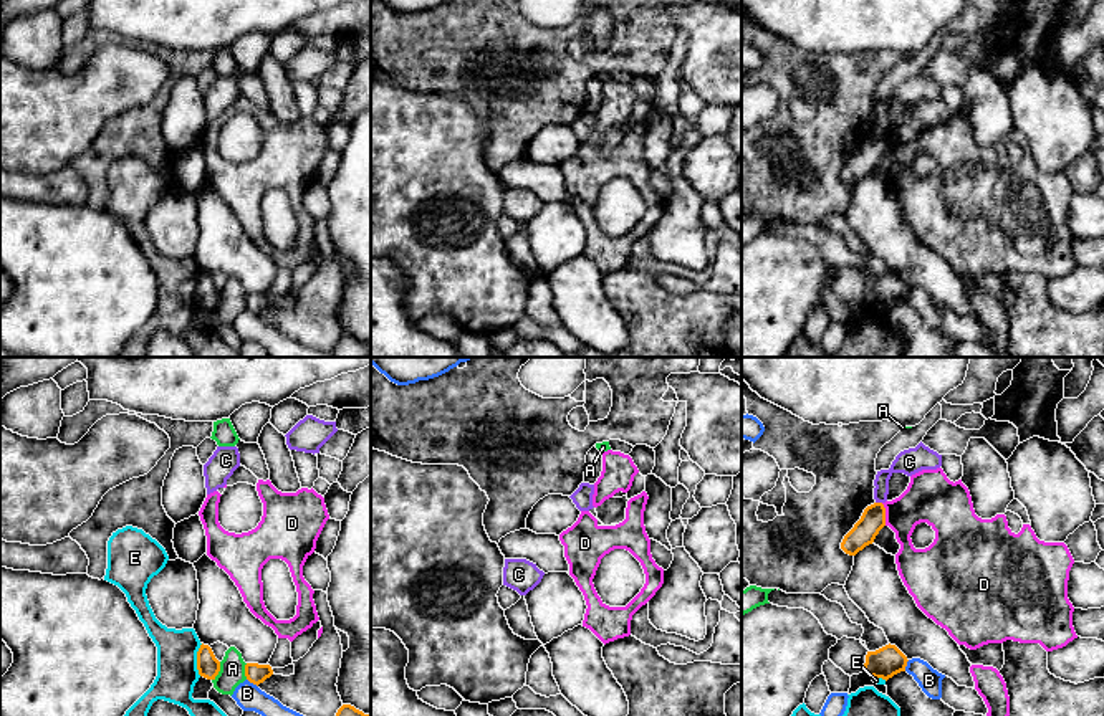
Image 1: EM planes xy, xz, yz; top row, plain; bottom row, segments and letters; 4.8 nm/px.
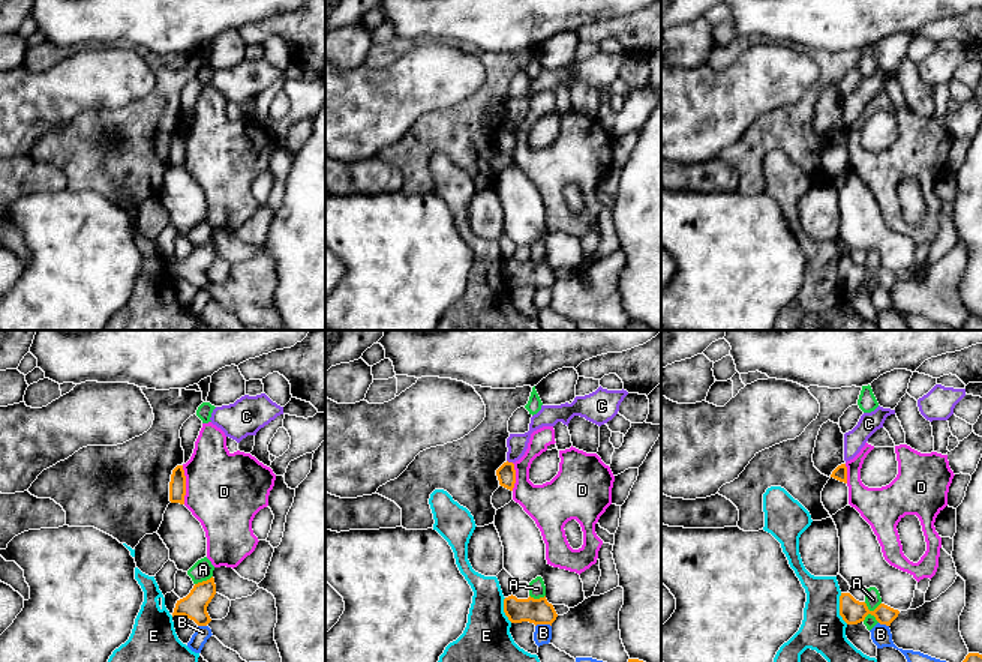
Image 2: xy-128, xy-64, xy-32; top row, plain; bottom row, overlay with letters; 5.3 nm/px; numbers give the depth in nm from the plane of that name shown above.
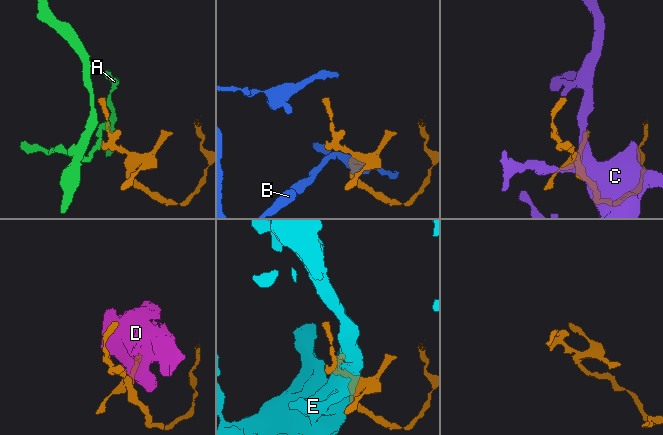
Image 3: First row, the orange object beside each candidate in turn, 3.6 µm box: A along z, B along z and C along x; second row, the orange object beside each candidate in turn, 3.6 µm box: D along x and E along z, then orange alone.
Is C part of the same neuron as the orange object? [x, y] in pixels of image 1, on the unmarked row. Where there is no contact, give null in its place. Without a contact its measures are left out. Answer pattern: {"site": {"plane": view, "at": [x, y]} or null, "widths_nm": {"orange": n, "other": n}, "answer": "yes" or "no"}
{"site": {"plane": "yz", "at": [879, 133]}, "widths_nm": {"orange": 120, "other": 130}, "answer": "no"}

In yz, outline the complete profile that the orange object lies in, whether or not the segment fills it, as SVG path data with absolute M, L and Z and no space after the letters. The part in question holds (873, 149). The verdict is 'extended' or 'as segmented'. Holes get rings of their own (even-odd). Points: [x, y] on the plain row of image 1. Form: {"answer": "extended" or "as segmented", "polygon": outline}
{"answer": "as segmented", "polygon": "M874 132L867 136L861 149L854 157L844 165L841 179L856 185L866 175L872 174L879 160L886 155L886 137L882 132Z"}

